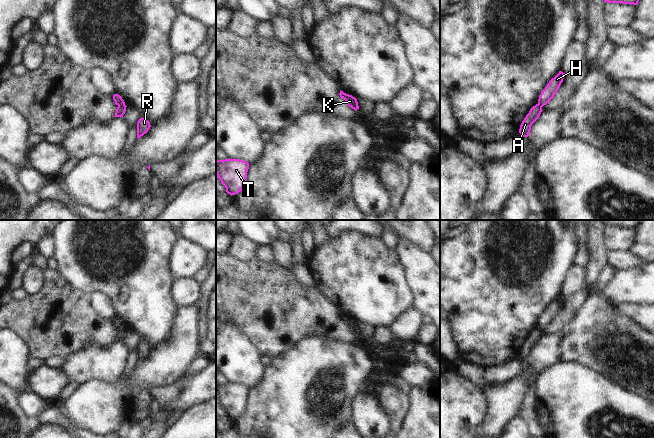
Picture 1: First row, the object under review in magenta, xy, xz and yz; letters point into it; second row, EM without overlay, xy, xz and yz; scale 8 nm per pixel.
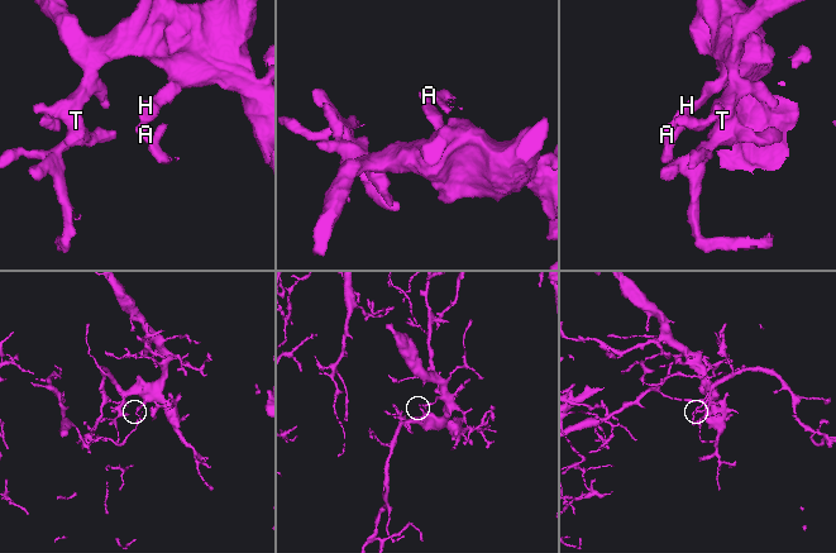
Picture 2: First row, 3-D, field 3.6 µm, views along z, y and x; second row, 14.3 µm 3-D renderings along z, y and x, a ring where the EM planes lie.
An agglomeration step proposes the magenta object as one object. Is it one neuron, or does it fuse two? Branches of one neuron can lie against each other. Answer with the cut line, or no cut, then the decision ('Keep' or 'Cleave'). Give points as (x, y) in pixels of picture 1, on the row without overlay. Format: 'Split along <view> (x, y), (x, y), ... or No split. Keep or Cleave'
Split along xy (124, 328), (118, 329). Cleave

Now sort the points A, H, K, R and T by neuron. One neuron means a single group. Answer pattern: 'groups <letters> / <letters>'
groups A R / H K T

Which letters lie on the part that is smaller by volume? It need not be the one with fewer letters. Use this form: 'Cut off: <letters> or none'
Cut off: A, R

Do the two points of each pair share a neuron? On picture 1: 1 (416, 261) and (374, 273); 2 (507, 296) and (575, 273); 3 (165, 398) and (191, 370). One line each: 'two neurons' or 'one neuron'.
1: two neurons
2: two neurons
3: one neuron

